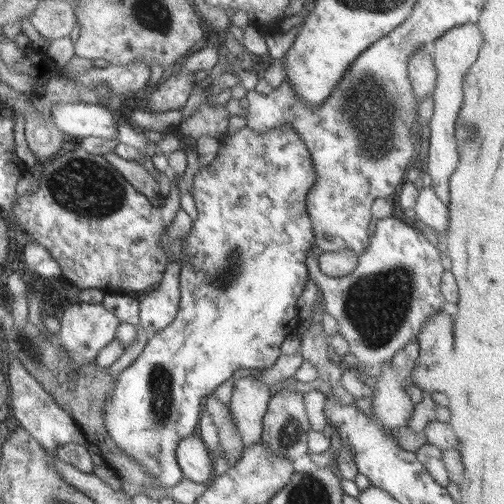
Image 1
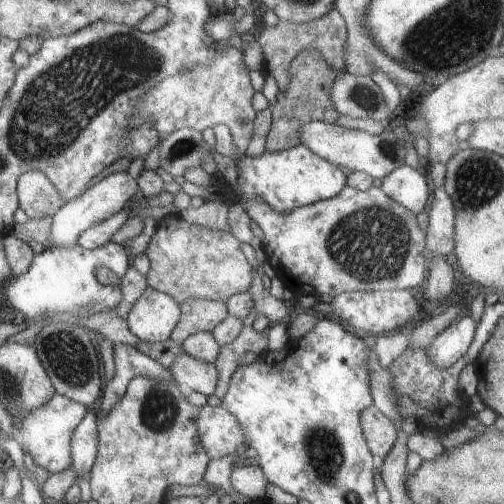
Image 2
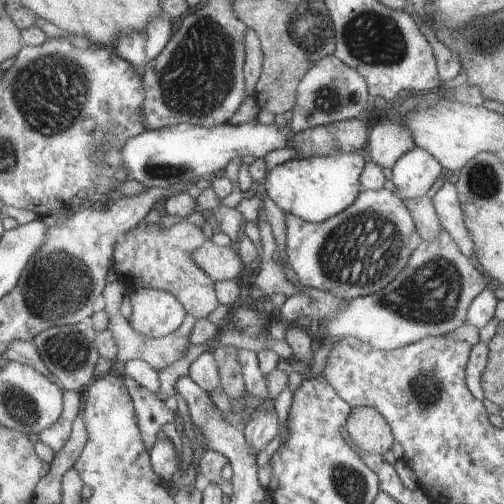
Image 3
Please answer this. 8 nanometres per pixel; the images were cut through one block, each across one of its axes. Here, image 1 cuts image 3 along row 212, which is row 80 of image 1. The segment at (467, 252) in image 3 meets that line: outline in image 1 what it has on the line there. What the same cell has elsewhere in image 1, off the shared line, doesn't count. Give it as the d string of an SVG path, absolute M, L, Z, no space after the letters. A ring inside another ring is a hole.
M465 24L465 26L455 26L453 30L447 30L439 40L435 40L431 48L433 56L433 66L437 72L437 82L435 82L435 92L433 92L433 116L429 120L429 146L427 146L427 166L425 172L431 176L431 190L439 196L443 204L449 204L449 180L451 174L455 172L459 164L459 150L455 142L455 116L461 108L463 100L463 76L467 70L475 64L477 54L481 50L483 38L481 30L477 24Z

